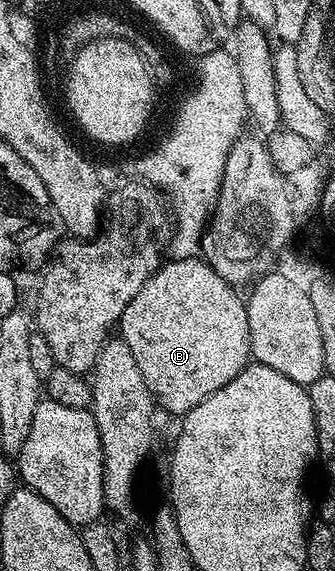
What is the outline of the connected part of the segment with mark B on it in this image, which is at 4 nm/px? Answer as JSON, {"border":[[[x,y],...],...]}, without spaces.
{"border":[[[192,258],[190,260],[168,259],[168,264],[156,267],[155,271],[141,286],[141,290],[129,302],[129,306],[125,306],[125,310],[121,314],[117,323],[117,332],[121,339],[129,346],[129,350],[133,350],[133,358],[137,358],[137,370],[141,370],[141,378],[145,378],[147,389],[151,391],[152,397],[167,412],[179,412],[185,414],[189,410],[193,410],[193,406],[200,404],[206,396],[213,394],[217,390],[221,390],[221,386],[225,386],[225,382],[229,382],[233,378],[237,378],[237,374],[242,368],[246,368],[252,359],[251,343],[249,342],[249,318],[247,317],[247,305],[244,297],[238,296],[236,289],[229,282],[225,282],[225,278],[221,278],[221,274],[217,274],[209,267],[207,261],[202,258]]]}

